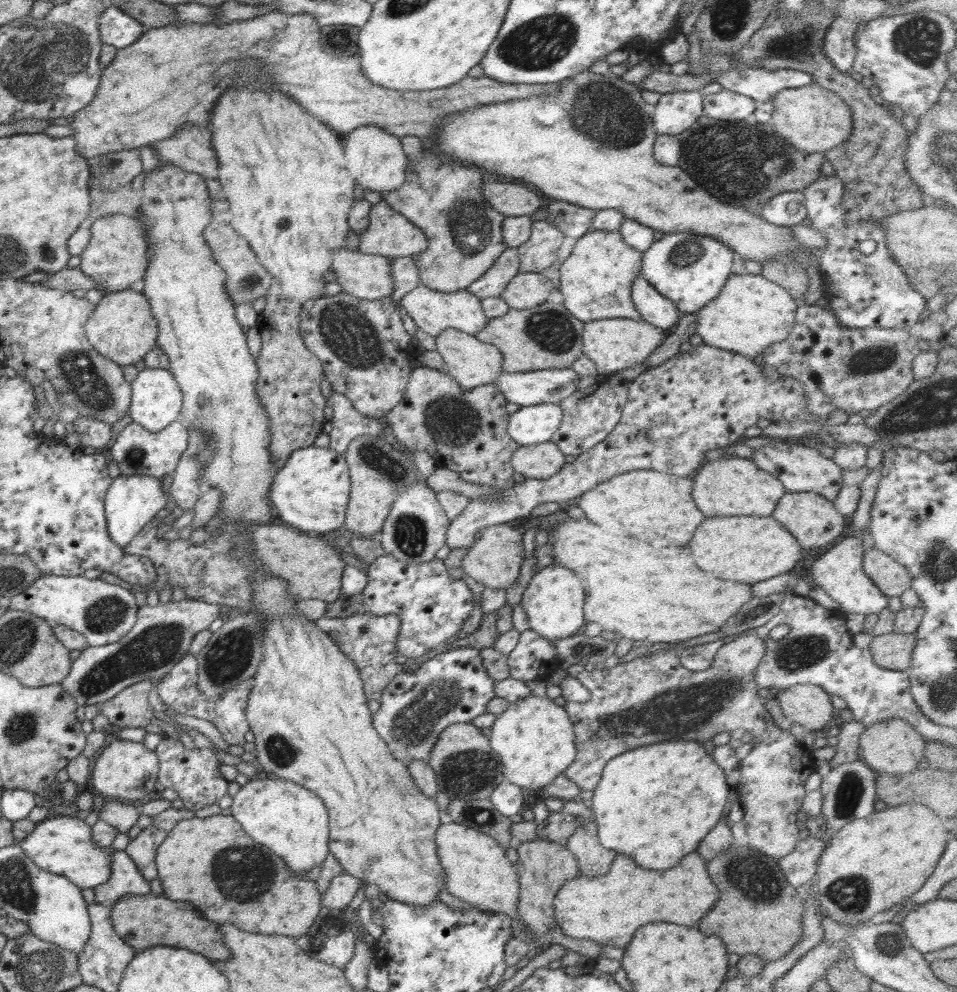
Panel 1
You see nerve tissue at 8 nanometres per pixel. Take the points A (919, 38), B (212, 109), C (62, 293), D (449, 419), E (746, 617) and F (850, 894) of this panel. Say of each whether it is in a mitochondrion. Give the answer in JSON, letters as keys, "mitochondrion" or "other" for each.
{"A":"mitochondrion","B":"other","C":"other","D":"mitochondrion","E":"other","F":"mitochondrion"}

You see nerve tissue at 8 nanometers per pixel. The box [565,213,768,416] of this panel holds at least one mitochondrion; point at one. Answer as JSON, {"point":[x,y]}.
{"point":[688,252]}

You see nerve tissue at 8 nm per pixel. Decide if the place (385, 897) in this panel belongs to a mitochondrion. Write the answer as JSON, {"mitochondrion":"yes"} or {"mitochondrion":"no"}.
{"mitochondrion":"no"}

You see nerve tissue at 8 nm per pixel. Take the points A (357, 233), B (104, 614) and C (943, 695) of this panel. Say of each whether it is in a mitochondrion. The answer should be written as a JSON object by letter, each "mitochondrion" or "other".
{"A":"other","B":"mitochondrion","C":"mitochondrion"}

